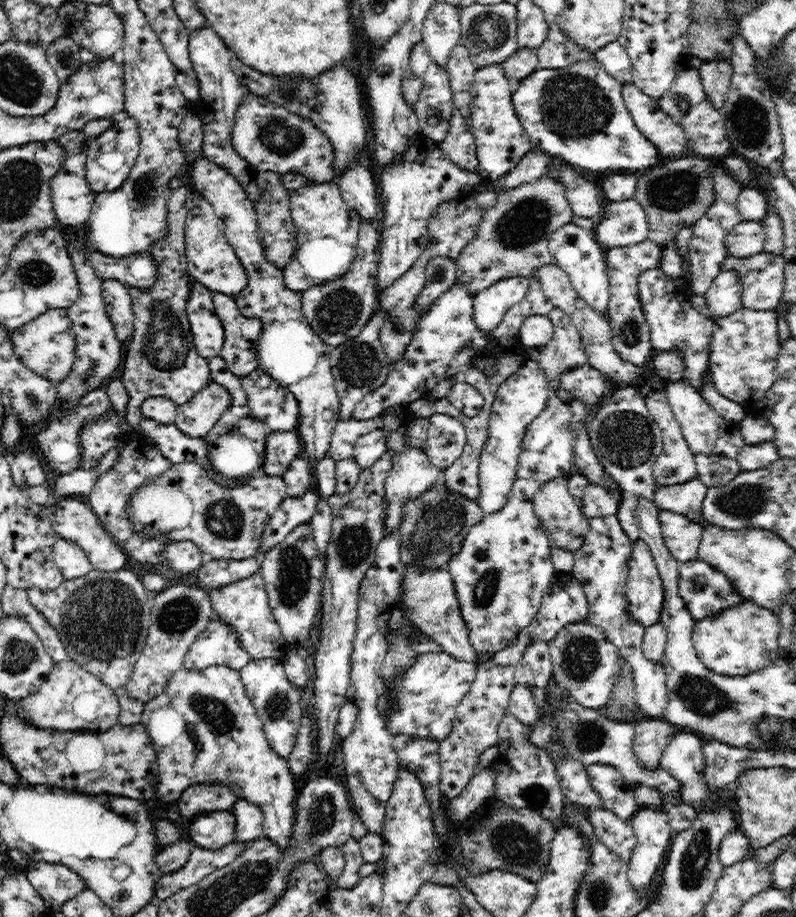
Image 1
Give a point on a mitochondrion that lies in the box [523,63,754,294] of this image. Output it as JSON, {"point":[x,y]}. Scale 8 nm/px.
{"point":[573,106]}

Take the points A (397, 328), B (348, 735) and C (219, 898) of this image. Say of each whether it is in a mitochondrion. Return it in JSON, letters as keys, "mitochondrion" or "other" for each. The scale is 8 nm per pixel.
{"A":"mitochondrion","B":"other","C":"mitochondrion"}

